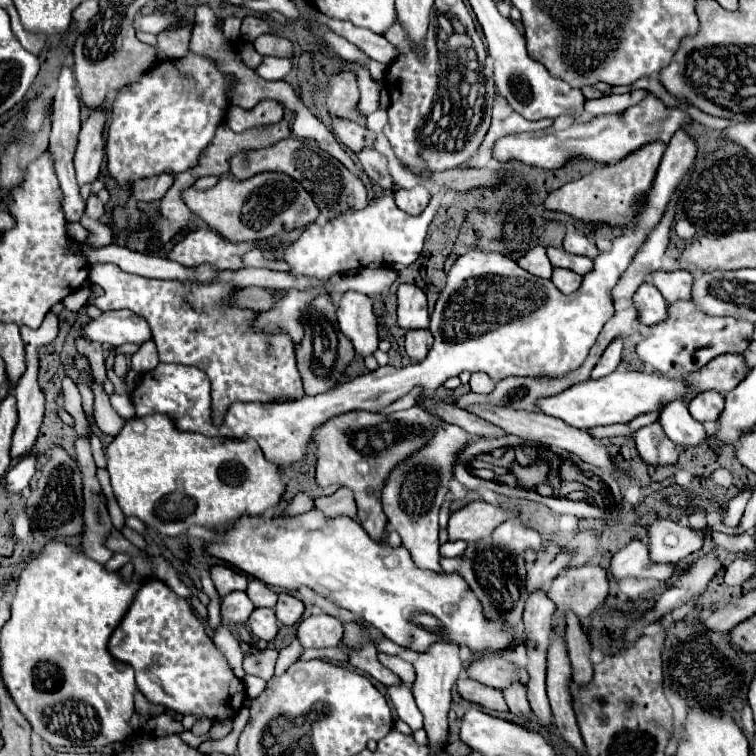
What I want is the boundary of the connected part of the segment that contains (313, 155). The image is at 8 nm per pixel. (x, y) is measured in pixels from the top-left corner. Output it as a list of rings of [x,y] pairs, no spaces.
[[[301,138],[279,140],[277,144],[273,144],[269,148],[237,152],[235,156],[231,156],[229,162],[231,162],[231,174],[239,180],[245,180],[259,172],[269,172],[269,170],[289,174],[291,178],[301,182],[301,186],[313,196],[313,200],[317,202],[317,206],[321,210],[321,216],[327,220],[337,218],[345,210],[351,210],[351,208],[357,210],[357,208],[367,206],[367,190],[365,190],[363,182],[359,180],[359,176],[351,174],[339,160],[329,156],[325,150],[321,150],[311,140],[301,140]]]

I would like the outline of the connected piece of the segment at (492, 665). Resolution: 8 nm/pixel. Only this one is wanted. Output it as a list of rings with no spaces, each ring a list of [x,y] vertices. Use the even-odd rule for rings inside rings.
[[[485,656],[485,658],[477,660],[477,662],[473,662],[465,670],[465,676],[473,678],[473,680],[477,680],[481,684],[493,686],[497,690],[505,690],[515,682],[519,682],[523,686],[527,686],[527,682],[529,682],[527,670],[511,664],[503,656]]]

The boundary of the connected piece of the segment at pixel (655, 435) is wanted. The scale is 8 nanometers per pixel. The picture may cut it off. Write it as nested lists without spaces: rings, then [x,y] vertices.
[[[659,422],[639,428],[635,432],[635,444],[641,458],[647,464],[675,464],[677,462],[675,444],[665,436],[665,432],[661,432]]]

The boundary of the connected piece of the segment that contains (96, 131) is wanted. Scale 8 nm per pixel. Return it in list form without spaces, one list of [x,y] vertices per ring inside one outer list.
[[[95,108],[91,116],[81,124],[79,132],[79,142],[75,150],[75,172],[77,172],[77,182],[87,184],[97,180],[97,174],[103,164],[105,156],[105,140],[103,140],[103,130],[107,122],[107,110]]]

